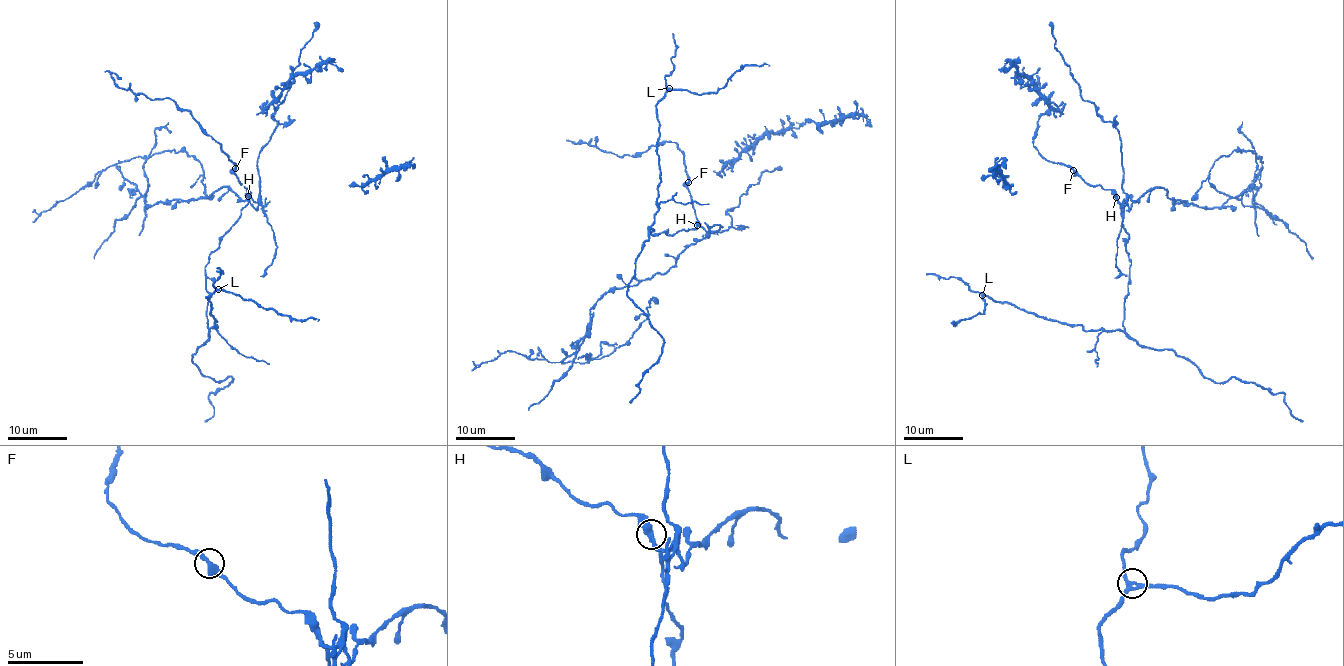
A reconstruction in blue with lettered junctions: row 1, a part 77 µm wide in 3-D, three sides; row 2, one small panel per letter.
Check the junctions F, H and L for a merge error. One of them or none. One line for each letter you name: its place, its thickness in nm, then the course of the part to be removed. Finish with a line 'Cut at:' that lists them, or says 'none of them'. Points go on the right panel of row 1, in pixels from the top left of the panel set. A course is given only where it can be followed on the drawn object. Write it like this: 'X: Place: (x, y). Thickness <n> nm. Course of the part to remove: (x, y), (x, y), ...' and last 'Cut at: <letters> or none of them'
H: Place: (1116, 197). Thickness 360 nm. Course of the part to remove: (1116, 197), (1129, 209), (1163, 188), (1220, 208), (1257, 177), (1261, 157), (1234, 150), (1198, 196)
Cut at: H

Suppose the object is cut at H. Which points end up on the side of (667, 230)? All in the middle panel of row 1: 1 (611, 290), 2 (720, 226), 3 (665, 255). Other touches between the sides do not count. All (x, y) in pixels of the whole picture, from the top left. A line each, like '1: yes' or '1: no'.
1: no
2: no
3: no

